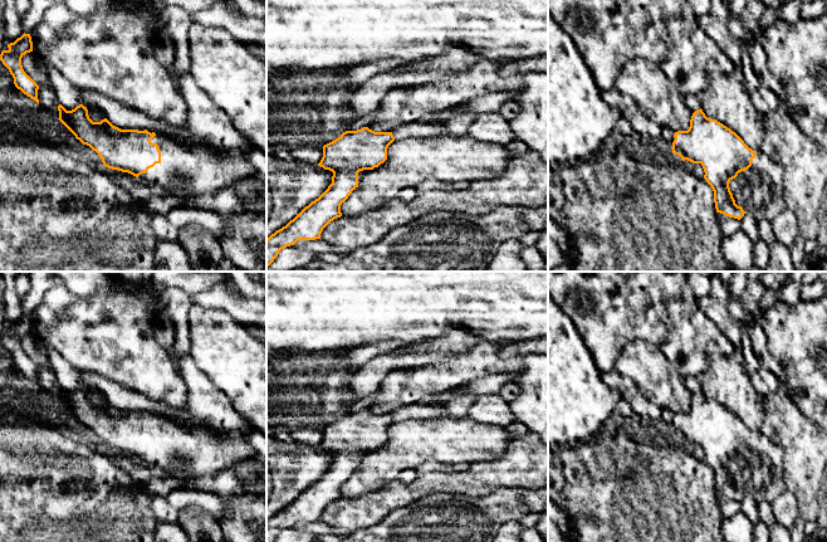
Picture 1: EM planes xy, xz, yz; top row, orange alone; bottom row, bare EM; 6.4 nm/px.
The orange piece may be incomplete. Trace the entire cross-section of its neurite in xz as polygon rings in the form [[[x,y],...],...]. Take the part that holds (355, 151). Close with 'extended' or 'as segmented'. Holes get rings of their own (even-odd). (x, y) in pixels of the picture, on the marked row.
[[[368,127],[346,131],[323,146],[318,166],[333,172],[332,184],[285,226],[266,239],[266,268],[279,252],[298,240],[320,239],[323,229],[341,218],[341,205],[358,187],[358,172],[373,170],[387,160],[392,132],[375,132]]]; as segmented

